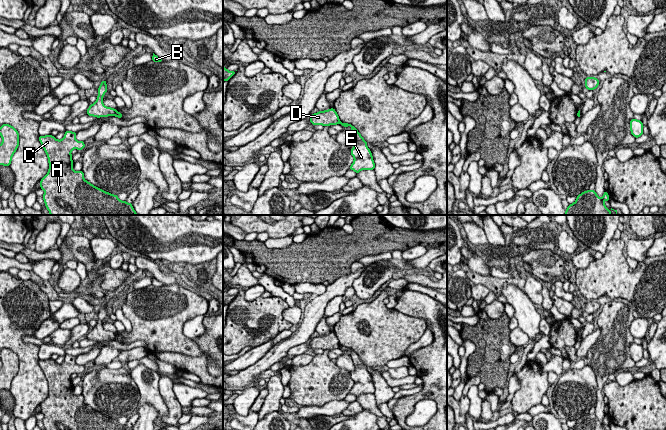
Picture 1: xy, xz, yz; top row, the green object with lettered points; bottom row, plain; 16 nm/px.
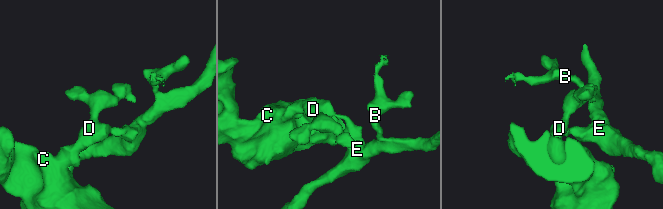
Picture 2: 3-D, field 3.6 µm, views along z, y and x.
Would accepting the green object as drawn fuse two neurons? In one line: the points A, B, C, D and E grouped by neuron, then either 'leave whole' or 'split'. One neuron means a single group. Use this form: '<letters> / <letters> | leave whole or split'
A C D / B E | split

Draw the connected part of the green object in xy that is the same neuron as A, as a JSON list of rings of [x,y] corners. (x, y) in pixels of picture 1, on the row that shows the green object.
[[[65,131],[64,138],[57,140],[55,136],[39,135],[39,141],[48,157],[48,173],[40,180],[40,188],[44,190],[43,200],[50,215],[138,215],[132,203],[121,201],[118,195],[95,187],[84,179],[82,171],[74,171],[71,151],[82,150],[83,141],[77,141],[77,132]]]

